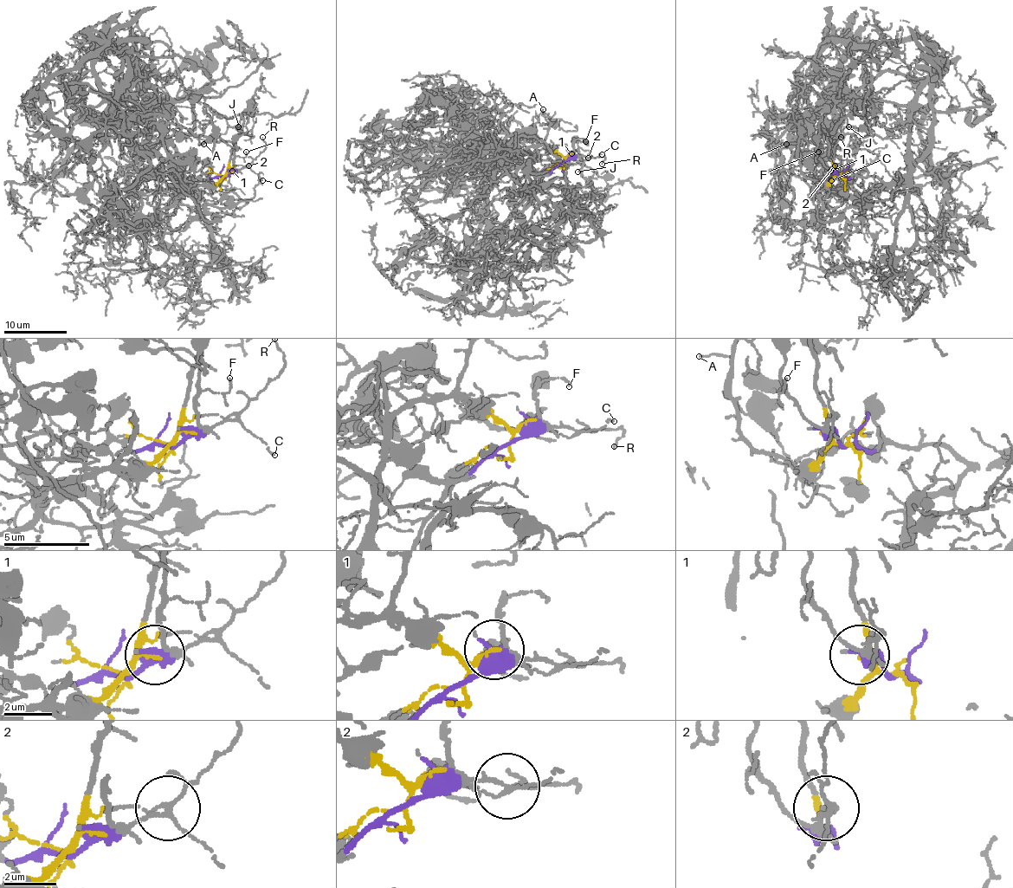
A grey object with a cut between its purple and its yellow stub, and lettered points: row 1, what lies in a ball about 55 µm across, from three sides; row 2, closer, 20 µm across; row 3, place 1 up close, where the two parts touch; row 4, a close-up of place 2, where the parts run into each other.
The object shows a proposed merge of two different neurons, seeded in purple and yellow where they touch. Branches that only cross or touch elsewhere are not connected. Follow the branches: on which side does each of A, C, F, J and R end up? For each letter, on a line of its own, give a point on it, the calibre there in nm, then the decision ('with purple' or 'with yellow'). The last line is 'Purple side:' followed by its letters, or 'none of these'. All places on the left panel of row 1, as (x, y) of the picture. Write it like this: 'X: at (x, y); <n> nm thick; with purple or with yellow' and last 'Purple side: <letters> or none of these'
A: at (203, 144); 100 nm thick; with yellow
C: at (262, 180); 110 nm thick; with purple
F: at (246, 152); 120 nm thick; with purple
J: at (238, 126); 110 nm thick; with yellow
R: at (262, 137); 110 nm thick; with purple
Purple side: C, F, R

